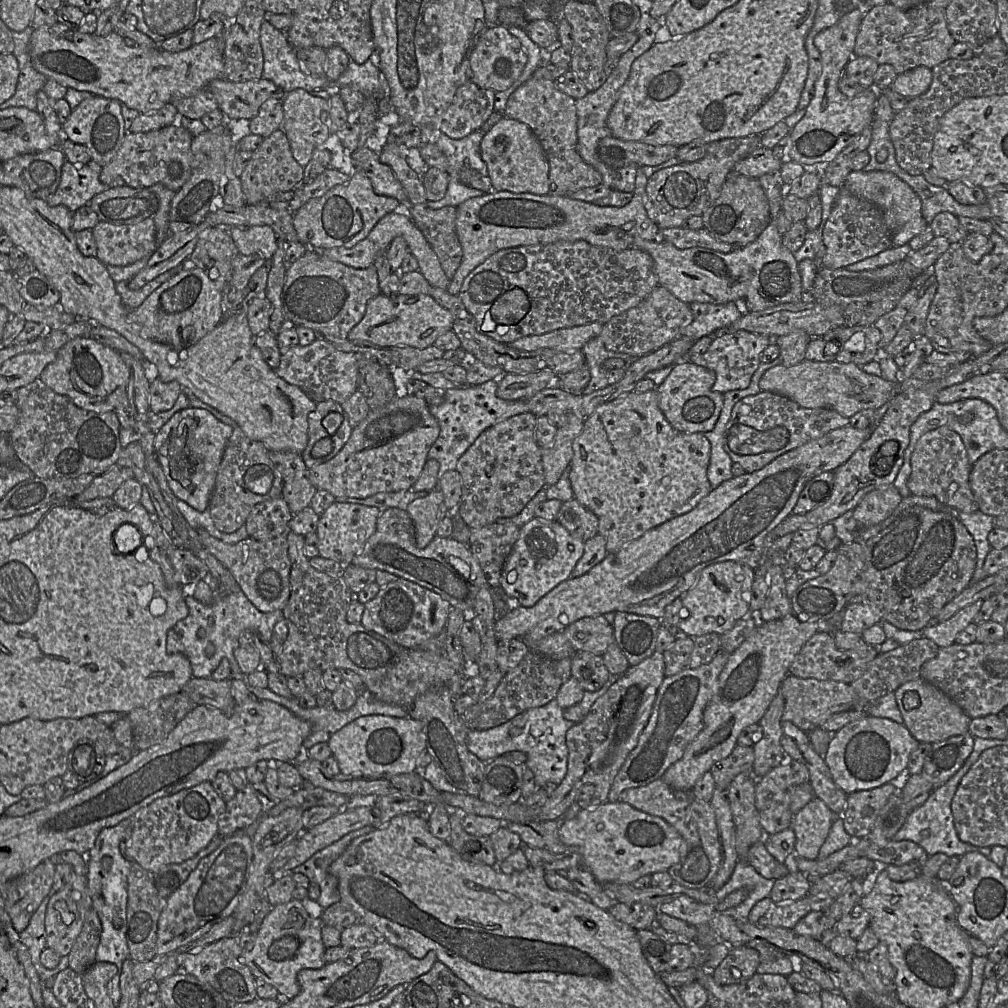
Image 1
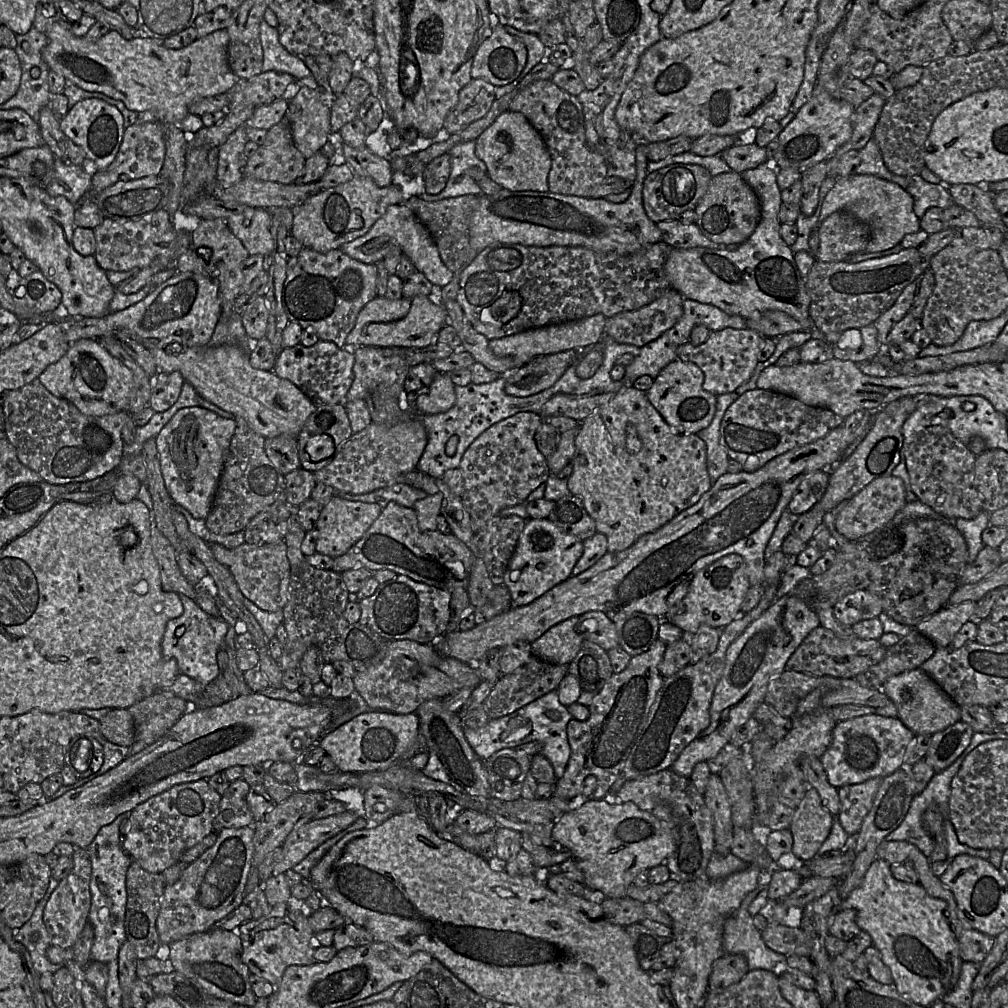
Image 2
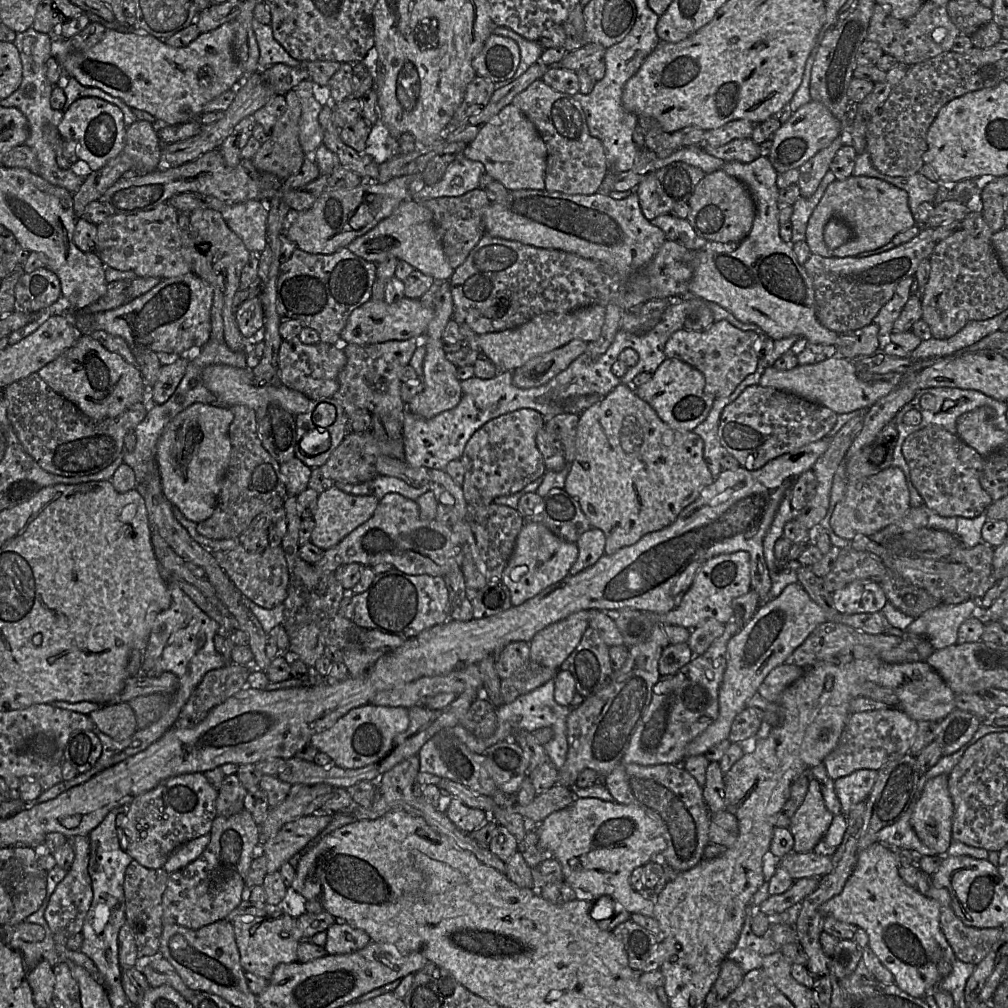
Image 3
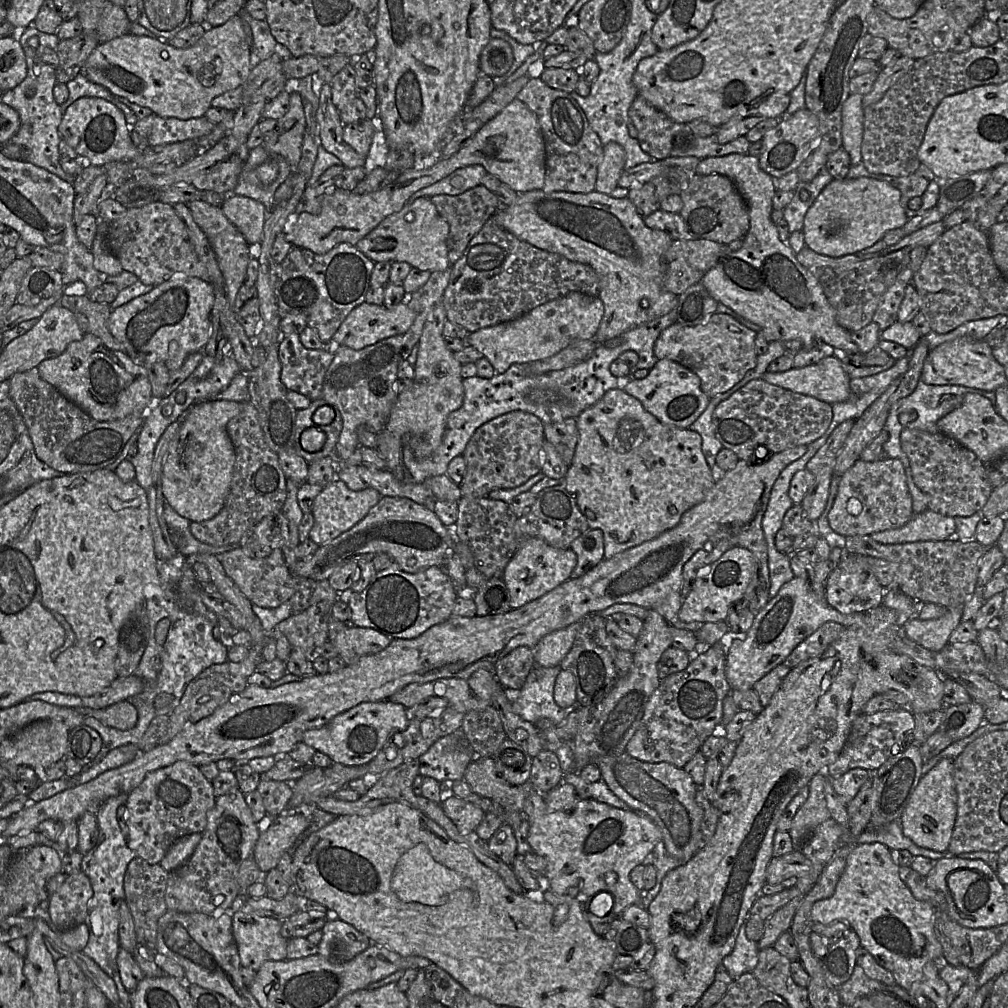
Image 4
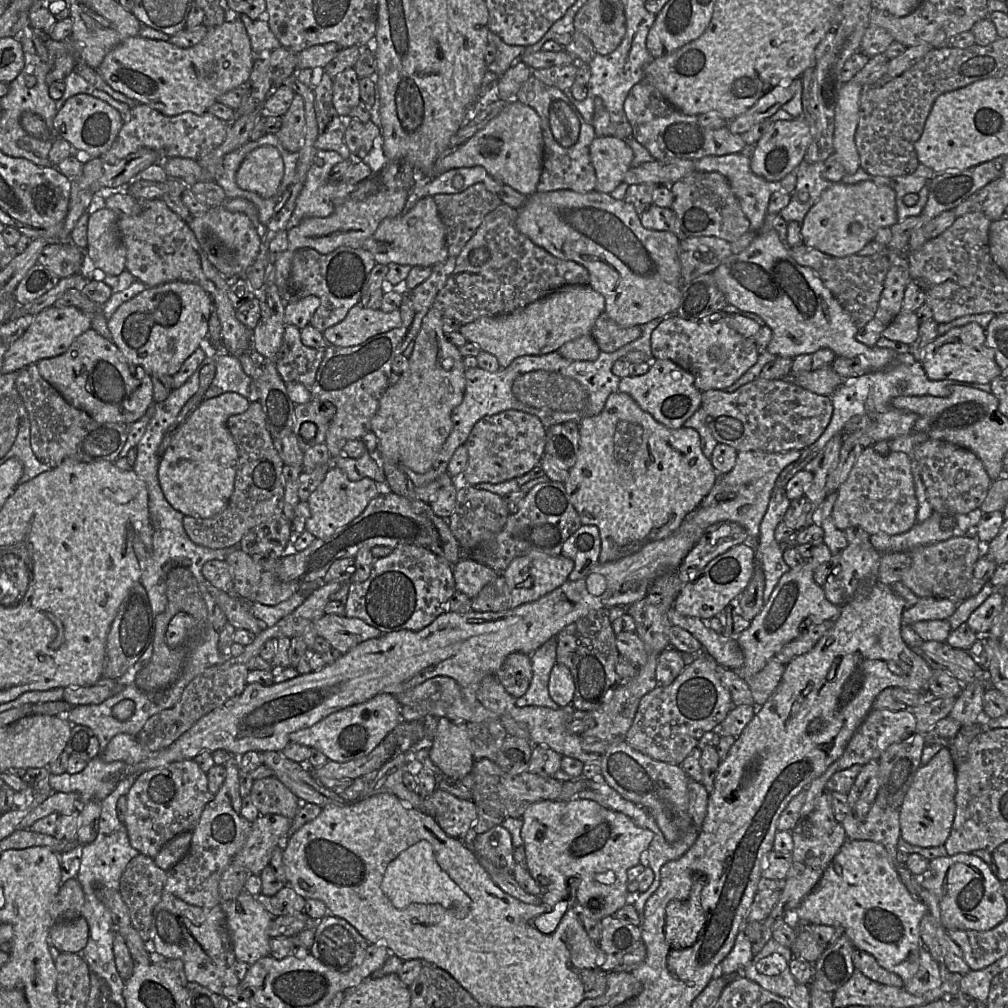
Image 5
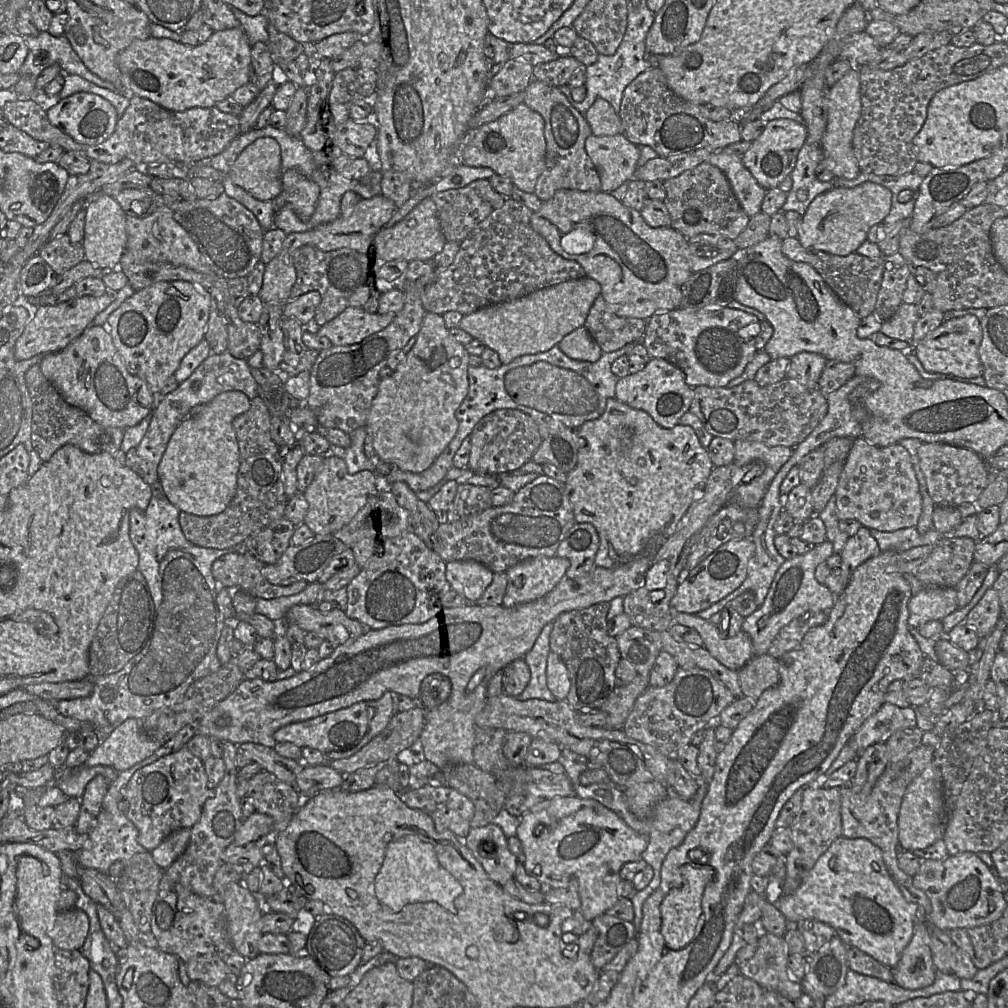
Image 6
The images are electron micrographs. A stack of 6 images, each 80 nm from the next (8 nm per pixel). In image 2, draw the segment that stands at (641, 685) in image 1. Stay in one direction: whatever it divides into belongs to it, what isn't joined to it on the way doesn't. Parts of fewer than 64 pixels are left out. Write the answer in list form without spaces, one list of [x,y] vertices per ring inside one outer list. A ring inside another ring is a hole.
[[[657,639],[646,652],[631,657],[628,666],[620,673],[612,677],[604,686],[595,693],[589,709],[589,717],[584,721],[574,718],[567,724],[567,740],[570,746],[570,757],[563,776],[556,781],[553,796],[570,801],[580,793],[581,785],[587,776],[594,776],[597,780],[597,786],[593,795],[588,798],[592,800],[604,799],[609,793],[613,783],[616,781],[619,773],[642,730],[651,706],[655,700],[656,694],[663,683],[663,677],[659,671],[659,665],[663,659],[667,645],[660,639]]]

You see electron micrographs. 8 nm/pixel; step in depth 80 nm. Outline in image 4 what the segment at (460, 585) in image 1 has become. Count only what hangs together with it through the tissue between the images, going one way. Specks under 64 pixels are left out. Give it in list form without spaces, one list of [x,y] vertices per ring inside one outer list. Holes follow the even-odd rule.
[[[382,496],[367,515],[349,530],[335,539],[319,545],[309,557],[301,558],[294,566],[293,574],[313,580],[326,580],[341,565],[359,560],[373,560],[380,554],[388,554],[401,570],[416,573],[438,566],[455,551],[453,528],[446,527],[433,510],[409,498]]]

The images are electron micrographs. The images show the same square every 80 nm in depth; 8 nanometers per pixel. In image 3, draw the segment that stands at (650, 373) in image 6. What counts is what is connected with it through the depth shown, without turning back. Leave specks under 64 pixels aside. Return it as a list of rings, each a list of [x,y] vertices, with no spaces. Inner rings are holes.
[[[666,358],[651,379],[634,390],[670,427],[679,431],[693,431],[707,418],[715,399],[704,391],[704,386],[705,377],[698,369],[679,359]]]

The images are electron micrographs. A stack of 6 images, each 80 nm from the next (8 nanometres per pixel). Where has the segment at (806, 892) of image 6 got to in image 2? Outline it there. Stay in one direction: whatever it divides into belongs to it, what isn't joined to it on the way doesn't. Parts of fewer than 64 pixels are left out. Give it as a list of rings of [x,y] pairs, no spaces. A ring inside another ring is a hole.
[[[876,858],[869,866],[861,884],[842,901],[842,909],[856,911],[857,925],[870,934],[873,946],[880,951],[882,961],[892,972],[897,991],[916,1004],[931,1007],[936,1000],[942,999],[955,987],[963,964],[958,941],[946,917],[947,903],[930,896],[919,883],[897,880],[890,868],[891,864]]]

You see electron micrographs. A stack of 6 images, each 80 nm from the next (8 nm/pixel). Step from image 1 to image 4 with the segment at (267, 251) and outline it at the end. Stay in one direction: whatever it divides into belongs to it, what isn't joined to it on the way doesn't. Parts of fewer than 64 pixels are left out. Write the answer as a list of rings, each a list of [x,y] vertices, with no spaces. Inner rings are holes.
[[[234,194],[224,195],[222,212],[244,236],[251,247],[260,247],[266,220],[265,206],[254,199]]]

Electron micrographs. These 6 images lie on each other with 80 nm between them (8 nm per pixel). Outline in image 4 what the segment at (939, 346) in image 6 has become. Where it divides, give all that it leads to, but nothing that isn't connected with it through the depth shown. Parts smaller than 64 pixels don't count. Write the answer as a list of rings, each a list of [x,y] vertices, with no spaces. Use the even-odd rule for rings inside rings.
[[[960,337],[929,350],[920,380],[929,385],[959,385],[994,392],[1006,383],[1006,376],[986,341]]]

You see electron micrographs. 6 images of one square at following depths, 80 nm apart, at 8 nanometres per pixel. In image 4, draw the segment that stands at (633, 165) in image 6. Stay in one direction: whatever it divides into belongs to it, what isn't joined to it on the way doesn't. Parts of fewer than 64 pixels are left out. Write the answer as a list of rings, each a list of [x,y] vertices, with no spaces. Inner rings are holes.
[[[610,142],[603,146],[603,160],[598,166],[595,190],[610,195],[618,187],[618,180],[625,170],[626,154],[621,145]]]

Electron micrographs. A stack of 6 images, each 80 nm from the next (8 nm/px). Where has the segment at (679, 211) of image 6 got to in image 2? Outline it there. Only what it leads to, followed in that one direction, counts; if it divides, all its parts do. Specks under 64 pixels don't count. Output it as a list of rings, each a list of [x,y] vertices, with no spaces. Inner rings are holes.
[[[738,172],[712,176],[707,192],[695,208],[695,224],[700,231],[717,244],[742,244],[756,229],[761,218],[760,201],[755,191]]]

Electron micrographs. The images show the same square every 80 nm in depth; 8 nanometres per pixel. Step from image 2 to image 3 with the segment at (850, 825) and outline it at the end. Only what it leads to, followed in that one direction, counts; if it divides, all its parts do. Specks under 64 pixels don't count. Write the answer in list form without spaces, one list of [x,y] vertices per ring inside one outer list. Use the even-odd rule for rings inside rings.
[[[861,769],[834,781],[834,789],[845,817],[853,806],[866,801],[877,777],[876,770]]]

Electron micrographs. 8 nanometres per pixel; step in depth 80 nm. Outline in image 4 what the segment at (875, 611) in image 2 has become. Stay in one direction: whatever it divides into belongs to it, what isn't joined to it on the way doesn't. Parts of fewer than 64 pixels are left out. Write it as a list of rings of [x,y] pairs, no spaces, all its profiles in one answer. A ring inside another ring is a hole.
[[[843,551],[843,557],[825,582],[826,602],[841,613],[863,612],[883,602],[885,588],[872,573],[866,556]]]

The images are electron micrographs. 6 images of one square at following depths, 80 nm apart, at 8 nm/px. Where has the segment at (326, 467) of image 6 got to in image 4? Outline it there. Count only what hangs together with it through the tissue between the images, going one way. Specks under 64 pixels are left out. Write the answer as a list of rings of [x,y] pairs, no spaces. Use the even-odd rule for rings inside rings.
[[[333,480],[314,499],[312,505],[314,524],[309,532],[309,538],[317,545],[335,539],[362,520],[381,497],[382,495],[373,488],[353,491],[343,481]]]

